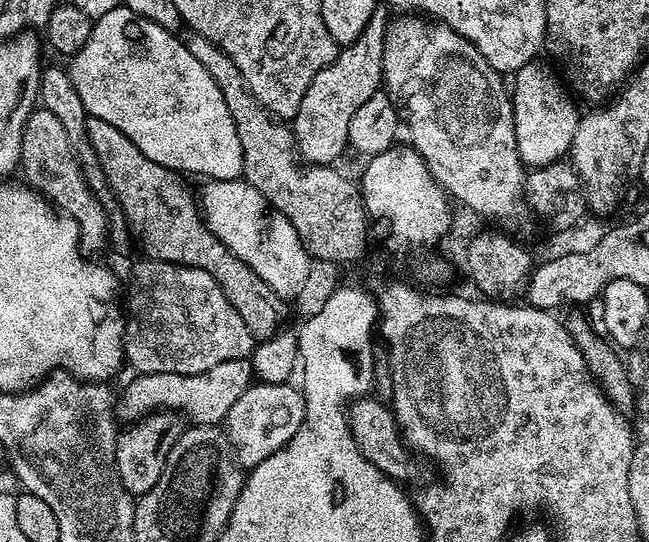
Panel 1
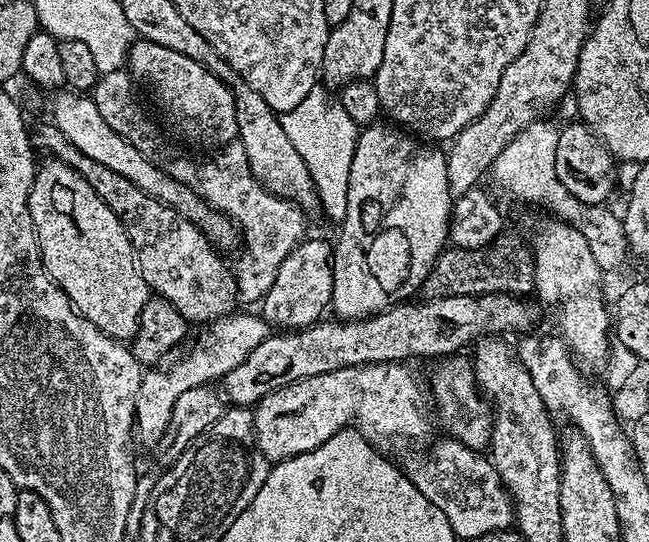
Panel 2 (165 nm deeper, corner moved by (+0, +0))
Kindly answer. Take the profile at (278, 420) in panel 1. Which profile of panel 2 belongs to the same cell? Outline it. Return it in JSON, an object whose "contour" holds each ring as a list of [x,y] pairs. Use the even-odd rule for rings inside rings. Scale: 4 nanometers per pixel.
{"contour":[[[366,364],[359,368],[339,368],[330,374],[318,374],[314,378],[306,378],[294,382],[285,388],[274,390],[270,394],[266,394],[266,398],[262,398],[260,403],[254,408],[254,426],[256,427],[256,445],[258,450],[262,450],[262,454],[269,462],[279,462],[281,460],[289,460],[298,454],[306,454],[310,450],[314,450],[318,446],[322,446],[322,442],[326,442],[330,438],[334,438],[334,434],[338,434],[344,428],[355,428],[361,432],[366,439],[373,442],[381,442],[380,440],[388,440],[391,436],[413,436],[414,439],[420,440],[428,432],[428,416],[424,413],[424,400],[420,397],[420,384],[416,381],[416,376],[411,372],[411,367],[399,364]]]}

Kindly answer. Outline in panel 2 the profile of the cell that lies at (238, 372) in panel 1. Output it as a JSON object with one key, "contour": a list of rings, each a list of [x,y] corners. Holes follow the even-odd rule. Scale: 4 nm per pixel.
{"contour":[[[495,292],[481,296],[451,296],[438,300],[421,299],[416,302],[401,302],[393,304],[385,312],[376,316],[368,316],[365,320],[341,320],[339,318],[321,318],[308,328],[294,330],[285,334],[270,334],[254,350],[250,350],[250,358],[242,362],[242,366],[234,366],[230,374],[222,379],[222,395],[232,406],[255,406],[266,394],[279,388],[290,386],[299,380],[314,378],[318,374],[330,374],[339,368],[359,368],[366,364],[399,364],[412,362],[415,356],[448,356],[456,354],[459,348],[468,343],[479,341],[481,338],[500,338],[504,332],[527,333],[536,324],[540,312],[536,309],[537,301],[524,296],[514,296],[510,292]]]}

